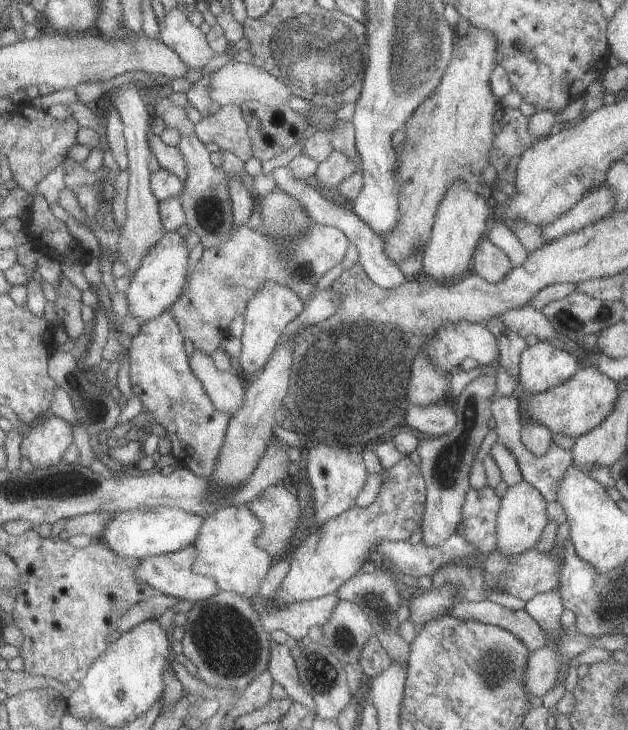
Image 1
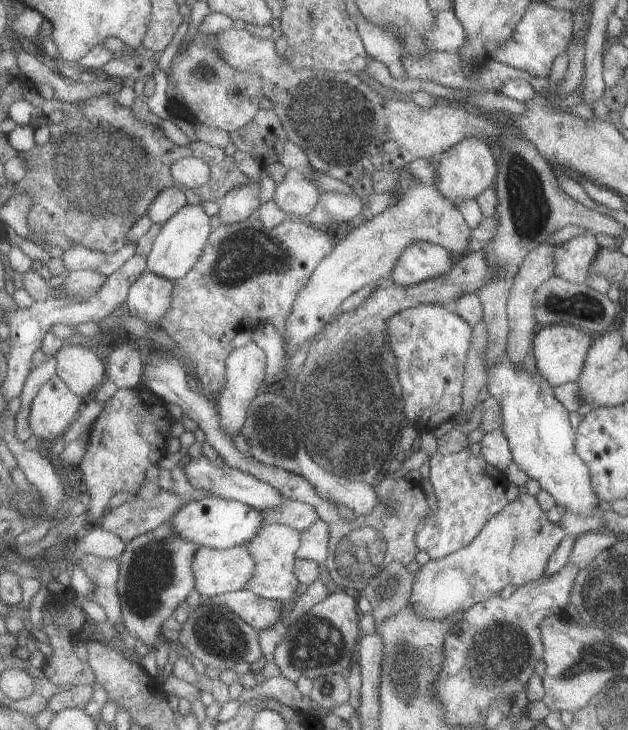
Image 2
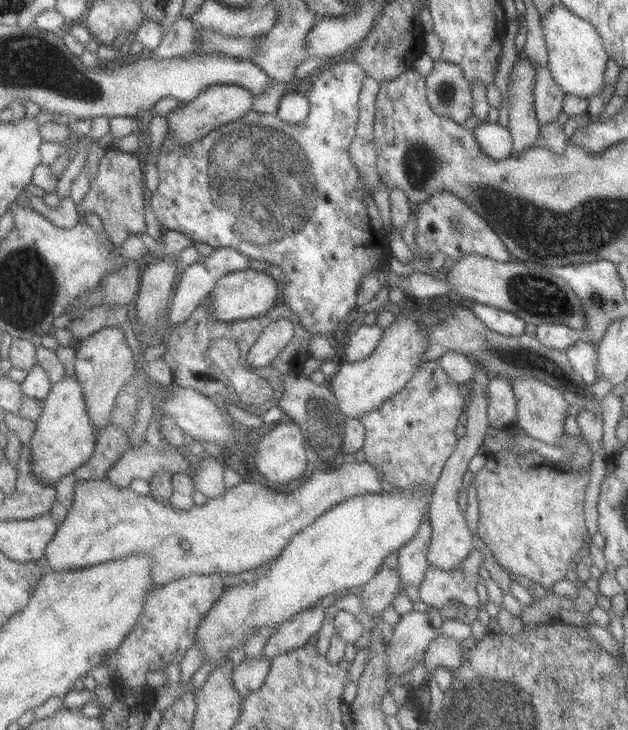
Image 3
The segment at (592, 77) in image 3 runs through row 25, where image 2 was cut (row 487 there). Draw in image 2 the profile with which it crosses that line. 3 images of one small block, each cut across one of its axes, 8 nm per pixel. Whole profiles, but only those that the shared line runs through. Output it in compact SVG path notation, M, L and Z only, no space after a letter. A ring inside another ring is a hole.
M506 353L488 368L487 376L490 378L487 382L490 396L494 396L500 405L501 429L508 441L512 461L528 478L539 482L557 506L572 514L594 516L599 511L600 500L590 482L590 468L574 450L575 430L570 425L568 410L556 398L555 387L538 372L528 372L524 366L516 368Z

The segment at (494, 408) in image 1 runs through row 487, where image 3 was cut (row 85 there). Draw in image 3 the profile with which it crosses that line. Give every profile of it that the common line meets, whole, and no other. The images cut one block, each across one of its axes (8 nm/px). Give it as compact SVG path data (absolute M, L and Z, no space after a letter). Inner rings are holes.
M532 63L536 70L537 86L534 87L534 108L535 116L541 126L556 122L563 108L562 89L558 87L550 71L544 65Z

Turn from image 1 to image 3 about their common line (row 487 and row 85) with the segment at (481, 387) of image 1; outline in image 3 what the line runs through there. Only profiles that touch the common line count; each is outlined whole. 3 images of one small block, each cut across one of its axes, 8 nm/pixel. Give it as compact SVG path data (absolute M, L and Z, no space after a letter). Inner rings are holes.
M439 59L432 72L425 76L427 102L432 110L457 124L465 126L473 115L473 96L468 79L459 66Z

